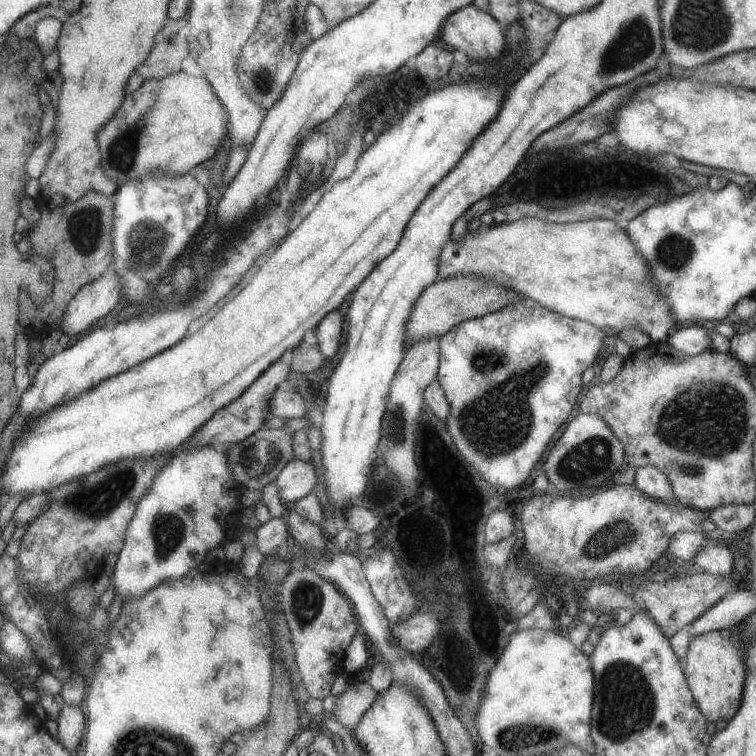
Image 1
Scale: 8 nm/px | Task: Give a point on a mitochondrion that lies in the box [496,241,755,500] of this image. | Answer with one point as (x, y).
(704, 423)

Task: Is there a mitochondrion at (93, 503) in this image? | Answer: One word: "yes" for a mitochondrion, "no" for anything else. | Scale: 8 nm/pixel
yes

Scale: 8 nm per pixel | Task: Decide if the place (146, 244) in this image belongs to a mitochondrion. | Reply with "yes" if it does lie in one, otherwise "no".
yes

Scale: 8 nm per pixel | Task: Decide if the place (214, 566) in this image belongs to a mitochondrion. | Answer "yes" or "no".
no

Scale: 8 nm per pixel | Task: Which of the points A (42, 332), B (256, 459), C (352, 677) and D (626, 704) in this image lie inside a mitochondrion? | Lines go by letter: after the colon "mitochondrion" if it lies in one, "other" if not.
A: other
B: mitochondrion
C: other
D: mitochondrion

